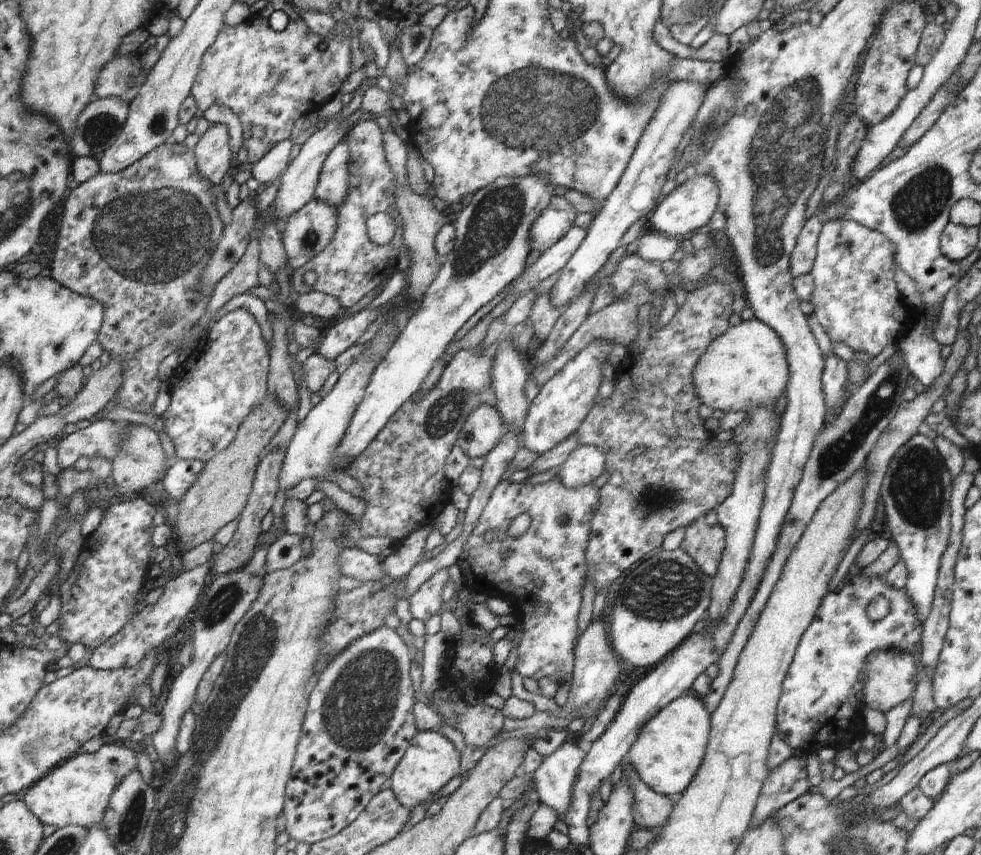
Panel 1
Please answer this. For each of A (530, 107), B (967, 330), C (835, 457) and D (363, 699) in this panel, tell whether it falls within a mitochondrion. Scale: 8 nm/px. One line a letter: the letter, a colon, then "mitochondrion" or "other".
A: mitochondrion
B: other
C: mitochondrion
D: mitochondrion

